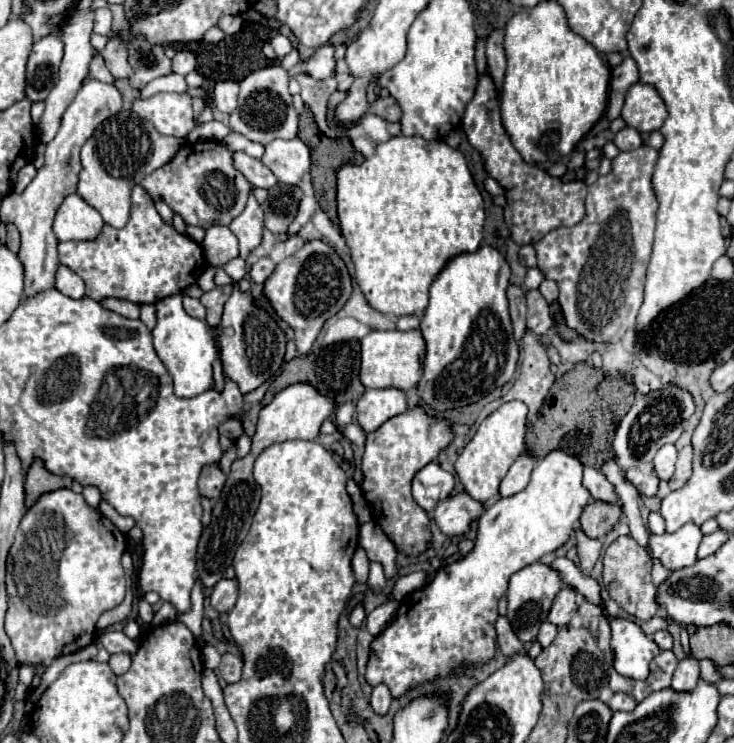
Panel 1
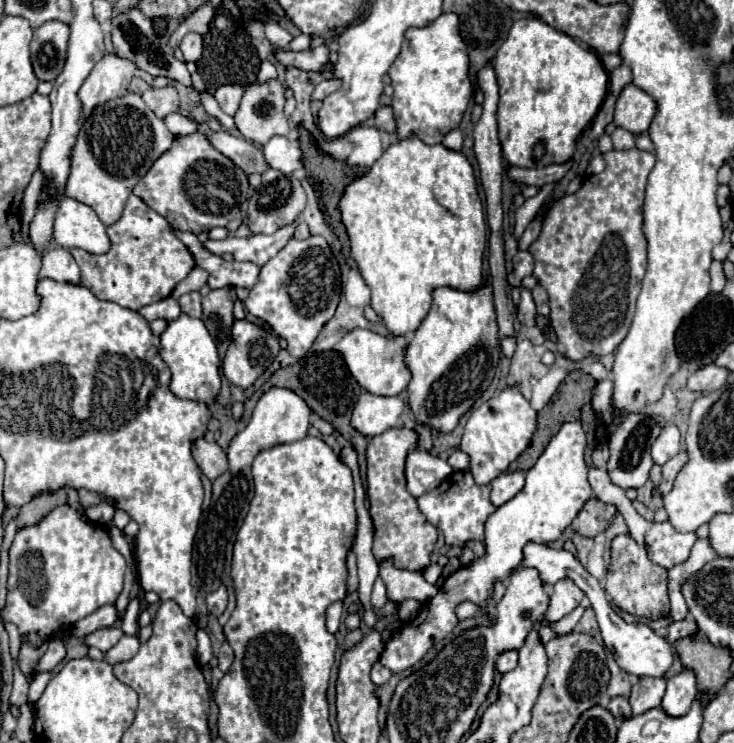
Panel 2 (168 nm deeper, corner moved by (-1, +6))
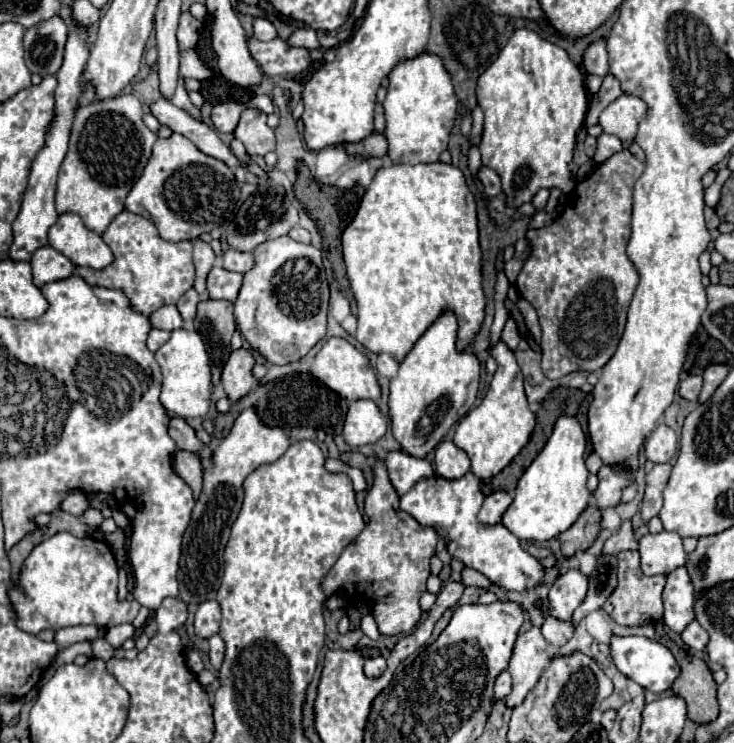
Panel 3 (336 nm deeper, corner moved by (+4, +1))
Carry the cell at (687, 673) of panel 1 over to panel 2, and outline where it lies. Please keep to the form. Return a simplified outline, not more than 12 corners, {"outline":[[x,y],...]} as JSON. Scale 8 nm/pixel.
{"outline":[[684,668],[668,680],[660,706],[684,716],[698,696],[696,676]]}

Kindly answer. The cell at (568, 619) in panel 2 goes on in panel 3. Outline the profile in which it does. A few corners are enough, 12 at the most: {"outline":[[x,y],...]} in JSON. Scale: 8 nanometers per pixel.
{"outline":[[603,553],[573,623],[601,609],[617,587],[617,557]]}

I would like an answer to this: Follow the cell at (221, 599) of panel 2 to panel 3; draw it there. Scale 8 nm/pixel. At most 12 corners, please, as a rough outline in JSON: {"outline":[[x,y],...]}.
{"outline":[[205,601],[195,613],[195,635],[209,639],[219,633],[221,607]]}

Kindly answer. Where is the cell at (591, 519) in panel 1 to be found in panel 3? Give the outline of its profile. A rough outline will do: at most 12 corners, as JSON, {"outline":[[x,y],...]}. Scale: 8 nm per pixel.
{"outline":[[589,505],[559,535],[563,555],[587,551],[599,535],[601,511]]}

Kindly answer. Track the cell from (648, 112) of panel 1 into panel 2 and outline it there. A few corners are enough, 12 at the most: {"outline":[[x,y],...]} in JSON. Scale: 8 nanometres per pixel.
{"outline":[[628,84],[614,124],[638,136],[658,114],[656,100]]}

